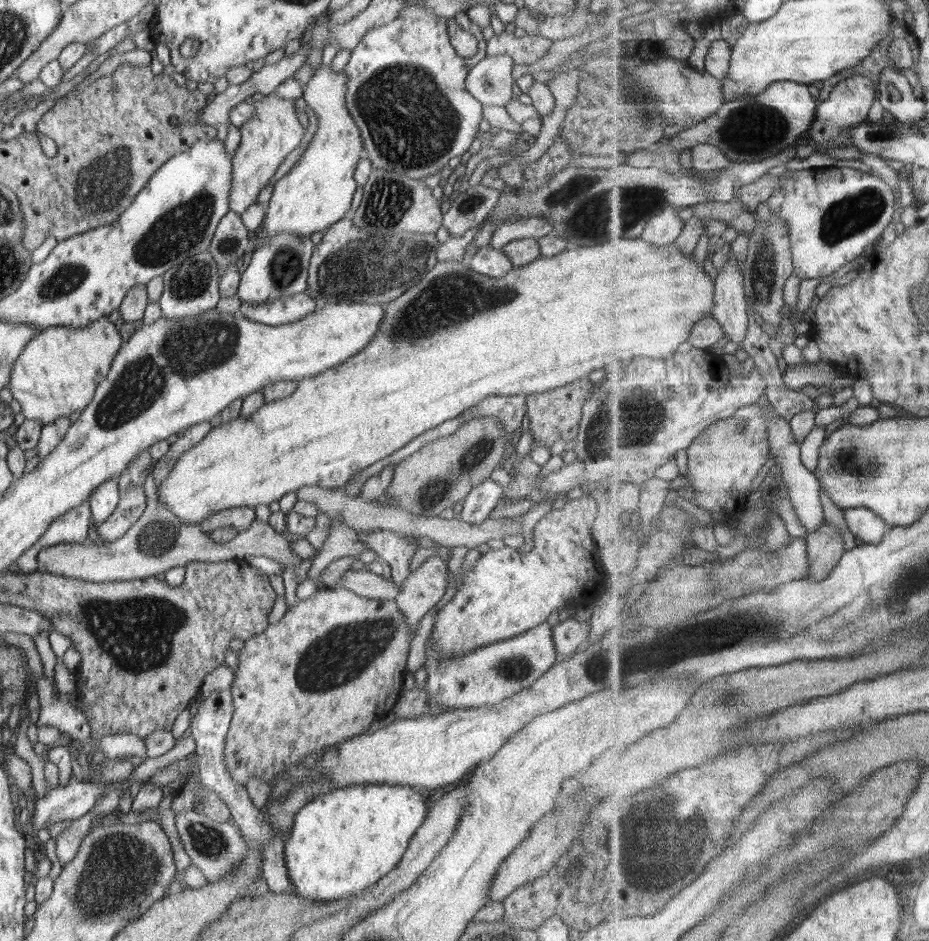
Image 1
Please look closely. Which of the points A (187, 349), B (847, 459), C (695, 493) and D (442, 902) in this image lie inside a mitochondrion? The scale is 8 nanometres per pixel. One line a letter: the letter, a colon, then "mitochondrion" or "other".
A: mitochondrion
B: other
C: other
D: other

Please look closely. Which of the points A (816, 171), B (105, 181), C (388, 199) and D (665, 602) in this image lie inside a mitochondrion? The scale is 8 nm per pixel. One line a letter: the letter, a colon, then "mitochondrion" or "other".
A: other
B: mitochondrion
C: mitochondrion
D: other

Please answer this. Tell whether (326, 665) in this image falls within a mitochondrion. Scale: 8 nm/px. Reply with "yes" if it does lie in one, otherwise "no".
yes

